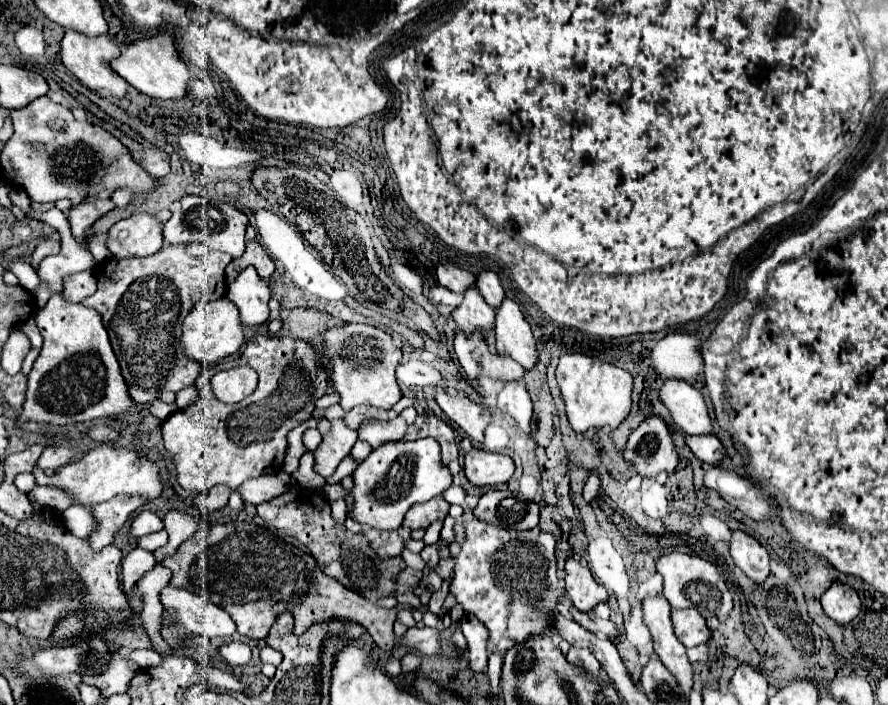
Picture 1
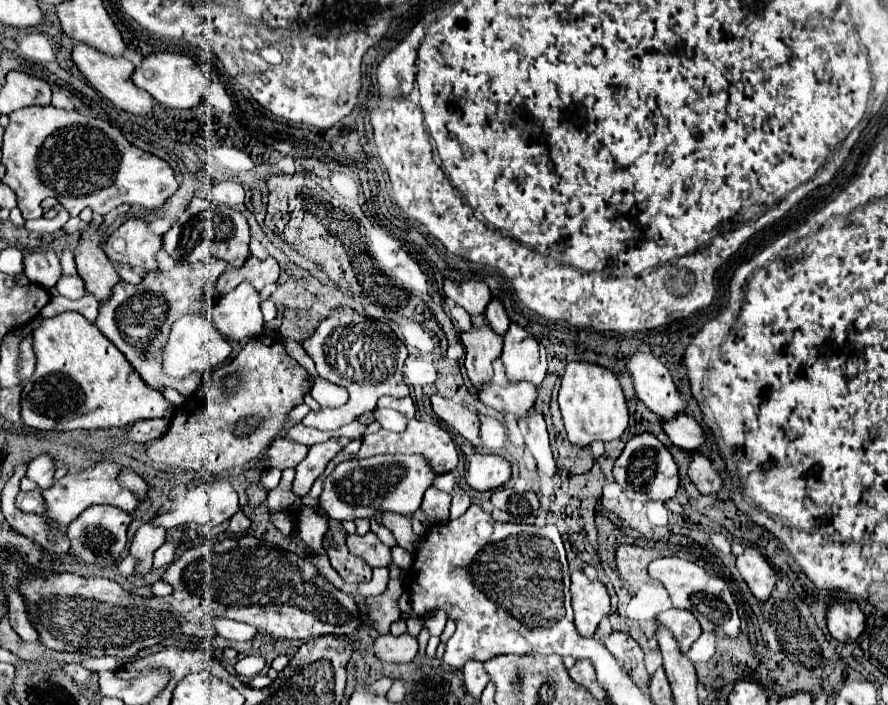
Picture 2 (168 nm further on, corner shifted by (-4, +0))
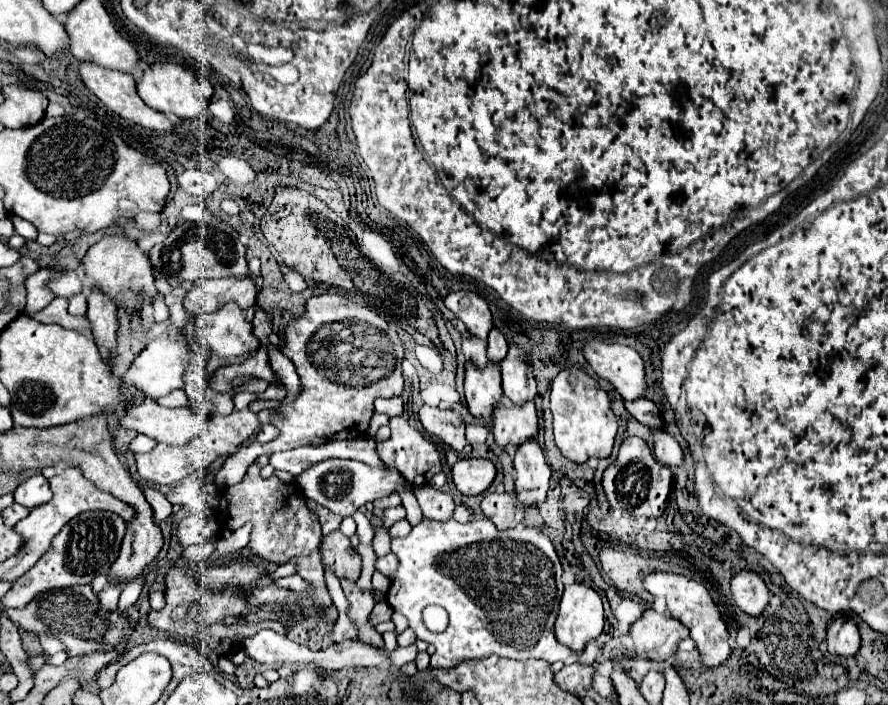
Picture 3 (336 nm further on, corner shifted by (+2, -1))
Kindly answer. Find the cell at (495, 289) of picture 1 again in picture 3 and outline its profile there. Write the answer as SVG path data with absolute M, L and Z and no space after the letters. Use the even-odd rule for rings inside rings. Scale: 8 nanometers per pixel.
M492 329L488 335L488 361L500 363L508 353L508 343L498 329Z

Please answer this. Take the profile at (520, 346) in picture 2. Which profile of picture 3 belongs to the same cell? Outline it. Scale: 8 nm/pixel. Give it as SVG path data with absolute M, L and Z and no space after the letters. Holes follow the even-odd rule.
M512 345L506 359L500 365L502 365L502 387L508 401L516 407L532 401L538 391L532 373L526 373L528 371L526 353Z

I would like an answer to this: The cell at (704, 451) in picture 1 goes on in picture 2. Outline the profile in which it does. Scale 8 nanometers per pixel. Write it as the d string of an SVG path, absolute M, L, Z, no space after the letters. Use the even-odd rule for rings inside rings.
M680 414L674 420L664 420L664 432L672 440L674 446L688 450L688 452L698 452L706 444L706 432L704 428L690 416Z

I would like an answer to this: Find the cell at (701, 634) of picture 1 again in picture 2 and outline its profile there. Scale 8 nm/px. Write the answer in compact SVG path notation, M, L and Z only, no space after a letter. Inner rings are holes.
M666 610L662 614L658 614L656 618L660 624L664 624L666 628L670 628L670 632L674 634L674 638L678 640L678 646L682 648L682 652L686 654L690 650L690 646L698 640L698 636L702 634L700 622L694 618L692 612L686 610Z

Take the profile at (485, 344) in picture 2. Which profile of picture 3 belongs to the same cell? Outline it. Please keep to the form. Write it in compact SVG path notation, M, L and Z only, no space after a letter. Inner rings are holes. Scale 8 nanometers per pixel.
M488 363L486 369L478 369L474 365L466 365L466 381L464 381L464 393L468 401L468 411L486 421L492 423L492 411L500 405L502 399L502 379L500 379L500 367L494 363Z

